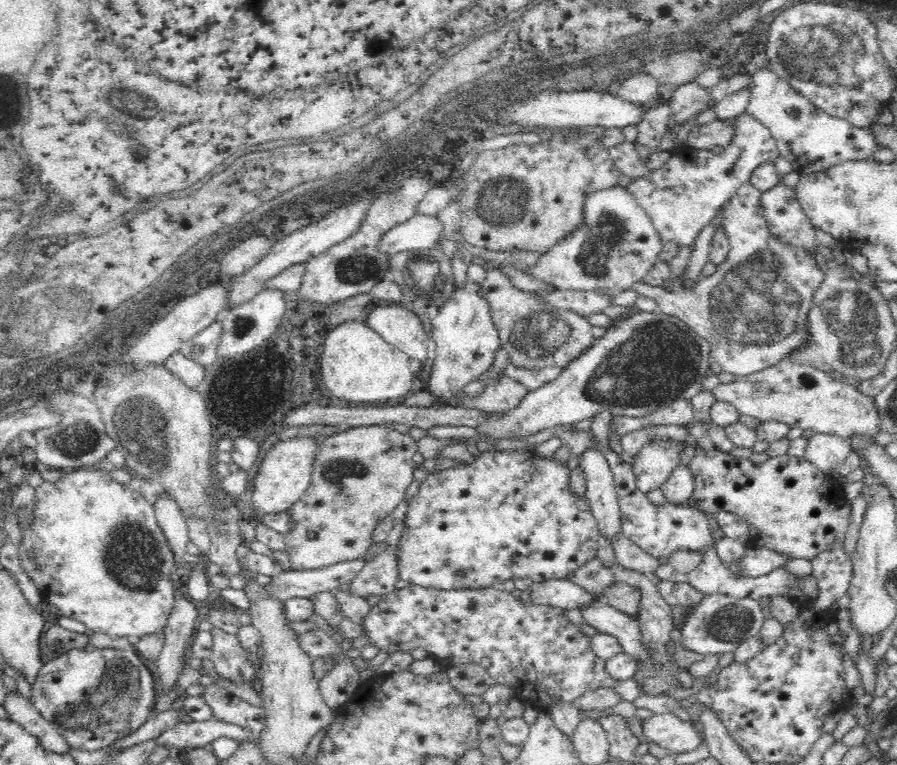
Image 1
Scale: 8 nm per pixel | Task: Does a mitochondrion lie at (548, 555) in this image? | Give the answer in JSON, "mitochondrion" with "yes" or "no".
{"mitochondrion":"no"}

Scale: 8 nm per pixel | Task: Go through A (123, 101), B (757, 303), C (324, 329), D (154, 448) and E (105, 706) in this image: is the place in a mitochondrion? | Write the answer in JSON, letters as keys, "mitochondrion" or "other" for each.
{"A":"mitochondrion","B":"mitochondrion","C":"other","D":"mitochondrion","E":"mitochondrion"}

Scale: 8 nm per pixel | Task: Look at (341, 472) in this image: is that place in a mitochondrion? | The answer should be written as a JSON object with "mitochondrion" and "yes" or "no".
{"mitochondrion":"yes"}

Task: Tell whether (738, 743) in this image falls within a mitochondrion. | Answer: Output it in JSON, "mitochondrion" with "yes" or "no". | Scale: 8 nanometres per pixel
{"mitochondrion":"no"}

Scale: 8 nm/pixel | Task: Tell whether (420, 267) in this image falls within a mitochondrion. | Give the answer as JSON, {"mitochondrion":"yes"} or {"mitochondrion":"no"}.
{"mitochondrion":"yes"}

